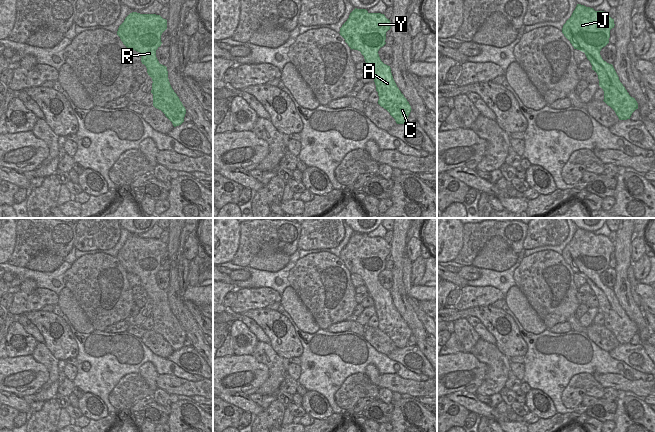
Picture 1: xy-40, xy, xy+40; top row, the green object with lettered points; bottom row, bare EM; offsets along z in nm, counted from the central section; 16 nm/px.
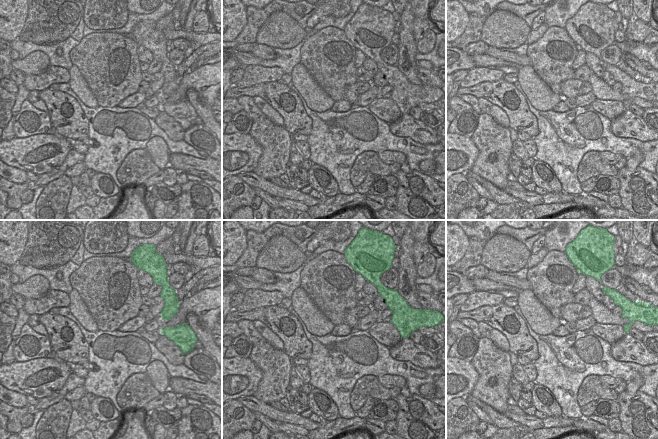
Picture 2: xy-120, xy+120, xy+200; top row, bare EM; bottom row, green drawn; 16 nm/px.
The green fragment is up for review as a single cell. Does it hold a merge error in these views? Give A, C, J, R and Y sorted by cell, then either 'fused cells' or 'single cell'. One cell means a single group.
A C J R Y; single cell

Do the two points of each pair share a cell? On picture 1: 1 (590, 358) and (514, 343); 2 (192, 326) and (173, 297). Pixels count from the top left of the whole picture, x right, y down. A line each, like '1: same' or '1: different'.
1: different
2: same

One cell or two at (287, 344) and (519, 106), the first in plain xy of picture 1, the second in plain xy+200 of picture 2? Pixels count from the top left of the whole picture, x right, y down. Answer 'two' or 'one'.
one

